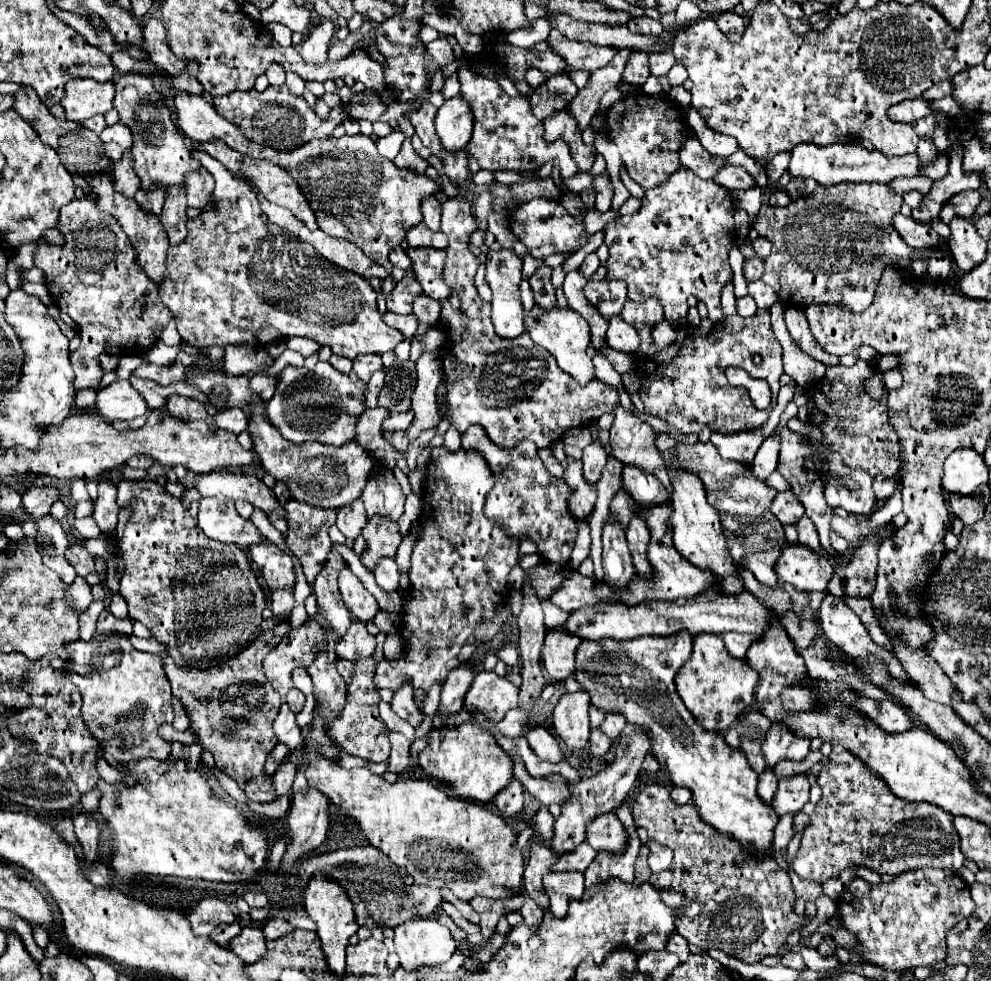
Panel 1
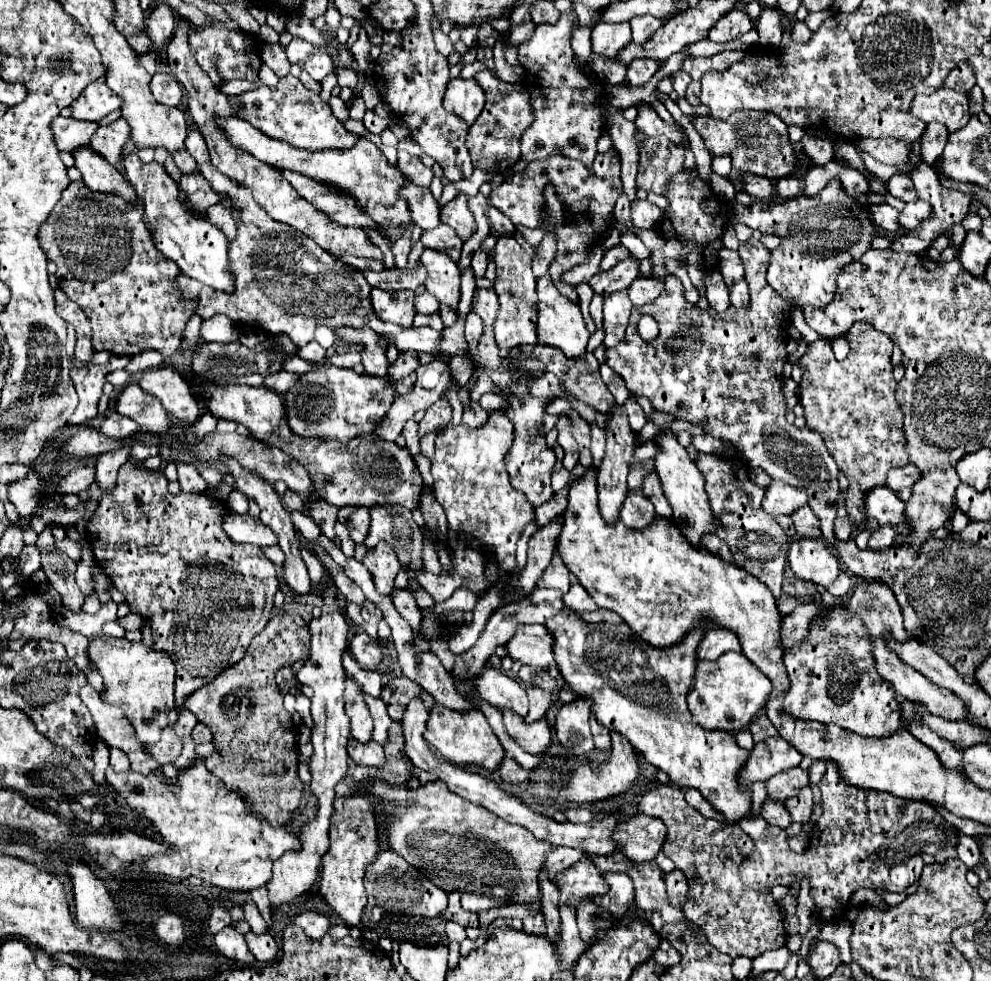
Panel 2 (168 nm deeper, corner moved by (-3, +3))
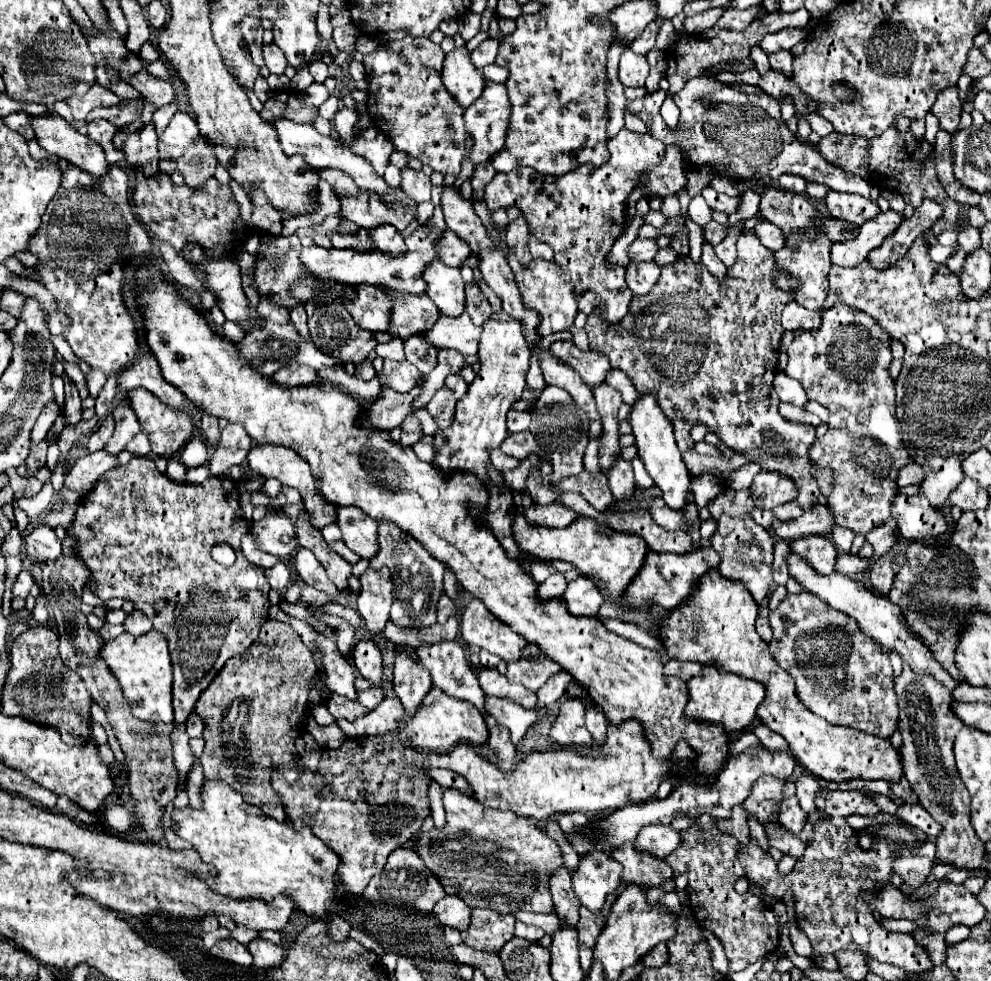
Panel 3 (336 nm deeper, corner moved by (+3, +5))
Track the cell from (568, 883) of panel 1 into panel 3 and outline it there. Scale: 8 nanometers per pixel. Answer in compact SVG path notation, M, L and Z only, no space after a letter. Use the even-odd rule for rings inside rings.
M594 848L592 852L584 854L580 858L578 868L572 872L572 890L582 906L586 906L592 912L598 912L610 892L616 892L620 888L620 862L612 860L606 852L600 848Z

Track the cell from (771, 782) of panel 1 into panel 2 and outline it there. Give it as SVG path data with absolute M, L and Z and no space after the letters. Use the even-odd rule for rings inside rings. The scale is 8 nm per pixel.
M766 800L764 806L762 806L762 818L772 824L772 826L778 826L778 828L788 828L792 826L792 818L788 814L788 810L784 808L782 802L776 802L776 800Z

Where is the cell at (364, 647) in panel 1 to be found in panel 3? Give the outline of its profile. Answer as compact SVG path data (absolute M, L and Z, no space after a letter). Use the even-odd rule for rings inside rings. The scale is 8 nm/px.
M358 640L354 644L352 658L354 658L358 672L364 678L372 682L378 682L382 678L382 654L372 640Z

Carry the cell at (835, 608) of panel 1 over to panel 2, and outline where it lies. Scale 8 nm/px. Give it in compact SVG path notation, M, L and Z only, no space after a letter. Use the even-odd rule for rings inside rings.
M882 640L872 642L872 654L874 654L874 660L876 660L878 672L882 674L882 678L892 682L892 686L896 688L896 692L900 696L904 696L910 702L926 706L930 714L940 716L944 720L966 720L966 708L962 706L962 700L956 694L950 694L950 690L942 690L940 686L934 686L932 682L926 682L926 678L922 678L922 674L918 674L914 668L904 666L898 658L894 658L894 654L886 648L886 644Z

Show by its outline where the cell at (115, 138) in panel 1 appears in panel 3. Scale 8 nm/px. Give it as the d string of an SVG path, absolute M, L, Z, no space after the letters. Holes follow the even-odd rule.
M92 120L92 122L88 124L88 136L90 136L92 140L96 140L96 142L106 150L106 158L108 158L110 164L122 160L122 158L110 158L110 156L116 156L116 154L118 154L118 150L116 150L114 144L112 144L112 138L114 138L116 130L118 130L118 128L116 128L112 122L108 122L108 120Z

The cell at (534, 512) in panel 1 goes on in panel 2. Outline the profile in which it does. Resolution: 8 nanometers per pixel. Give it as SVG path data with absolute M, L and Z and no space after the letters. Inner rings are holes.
M470 402L466 408L464 408L464 416L462 416L462 424L468 426L468 428L480 428L486 424L486 418L488 418L488 412L478 404L478 402Z

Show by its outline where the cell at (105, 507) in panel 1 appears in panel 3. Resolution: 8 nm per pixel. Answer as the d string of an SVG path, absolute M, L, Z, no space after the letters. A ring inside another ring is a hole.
M122 402L114 412L112 412L114 420L116 420L116 430L112 434L112 438L108 440L108 444L104 446L104 452L118 456L126 444L140 432L140 424L134 416L134 412L126 406L126 402Z

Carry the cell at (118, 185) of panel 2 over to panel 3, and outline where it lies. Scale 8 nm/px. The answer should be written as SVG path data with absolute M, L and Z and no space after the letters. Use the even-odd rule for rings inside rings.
M56 112L34 116L32 128L36 132L38 144L48 152L68 160L68 164L86 170L92 176L104 176L110 172L110 164L104 158L104 150L94 140L72 128Z

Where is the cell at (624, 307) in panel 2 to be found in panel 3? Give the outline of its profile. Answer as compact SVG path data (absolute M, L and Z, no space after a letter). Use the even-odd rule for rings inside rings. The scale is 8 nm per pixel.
M622 128L608 140L610 160L602 166L578 166L562 176L542 174L520 166L512 172L498 172L486 186L484 200L490 210L516 206L528 222L530 234L554 248L554 262L572 280L578 310L602 312L608 326L616 326L628 314L632 292L624 282L624 268L606 266L606 254L624 232L626 198L636 188L636 176L660 162L664 144L650 134L634 134Z

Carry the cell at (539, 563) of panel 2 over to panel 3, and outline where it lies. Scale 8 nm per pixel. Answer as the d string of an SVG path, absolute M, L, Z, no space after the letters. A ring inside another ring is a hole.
M532 504L530 508L526 508L524 512L528 524L536 524L542 528L564 528L570 524L570 520L574 520L578 514L572 512L566 506L558 506L558 504L550 504L550 506L540 506L540 504Z

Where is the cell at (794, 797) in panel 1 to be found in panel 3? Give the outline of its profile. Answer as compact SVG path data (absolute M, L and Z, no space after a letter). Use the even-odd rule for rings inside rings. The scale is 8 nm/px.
M790 796L780 804L780 812L778 812L778 820L780 824L784 824L784 828L788 828L790 832L800 834L800 830L806 824L806 812L800 808L798 798Z

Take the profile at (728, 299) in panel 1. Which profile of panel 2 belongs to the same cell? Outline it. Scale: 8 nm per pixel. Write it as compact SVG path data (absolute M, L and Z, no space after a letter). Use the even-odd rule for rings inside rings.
M722 246L722 250L718 250L718 256L722 258L722 266L720 266L720 272L726 280L726 284L730 286L732 282L744 278L744 266L742 266L742 260L738 258L738 252L736 250L728 250Z

